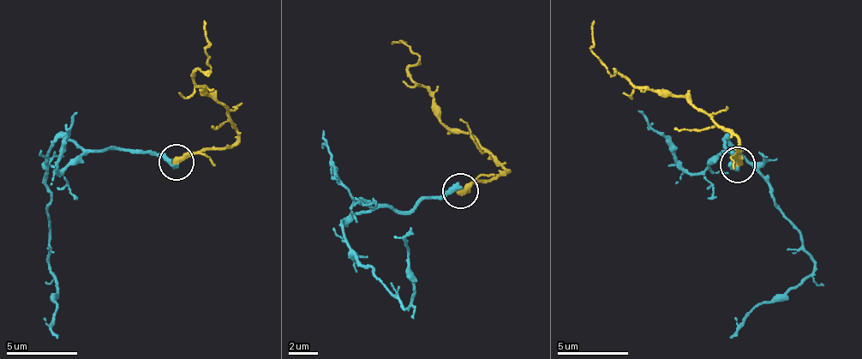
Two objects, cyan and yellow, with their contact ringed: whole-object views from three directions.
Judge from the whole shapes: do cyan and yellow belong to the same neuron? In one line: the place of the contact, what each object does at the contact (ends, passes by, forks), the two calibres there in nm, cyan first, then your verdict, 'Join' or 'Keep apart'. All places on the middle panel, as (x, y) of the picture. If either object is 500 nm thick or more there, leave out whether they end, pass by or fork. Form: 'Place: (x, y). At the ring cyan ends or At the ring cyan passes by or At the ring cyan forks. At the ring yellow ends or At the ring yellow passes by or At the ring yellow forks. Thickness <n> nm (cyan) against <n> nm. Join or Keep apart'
Place: (460, 191). At the ring cyan ends. At the ring yellow ends. Thickness 480 nm (cyan) against 420 nm. Keep apart

